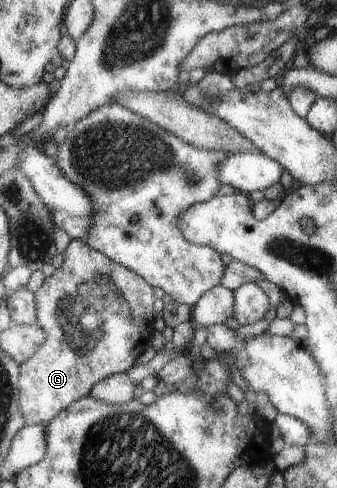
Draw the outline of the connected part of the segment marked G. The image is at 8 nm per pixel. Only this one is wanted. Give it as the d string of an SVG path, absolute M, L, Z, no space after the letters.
M82 239L73 240L68 248L63 253L63 262L61 266L54 271L54 273L45 278L43 285L35 292L36 302L36 325L40 326L47 334L46 340L42 346L38 346L36 354L30 360L26 360L20 366L19 389L20 389L20 412L24 414L27 420L27 425L40 424L48 425L56 416L60 416L60 412L64 412L66 408L71 408L72 404L76 403L82 398L90 395L92 388L99 384L102 380L108 379L110 376L115 376L119 373L127 372L127 370L134 364L134 360L144 352L146 346L149 346L150 334L153 334L152 328L148 324L152 324L152 288L147 284L146 280L138 276L136 272L125 268L123 265L112 261L108 256L102 252L94 250L92 246L88 246Z

